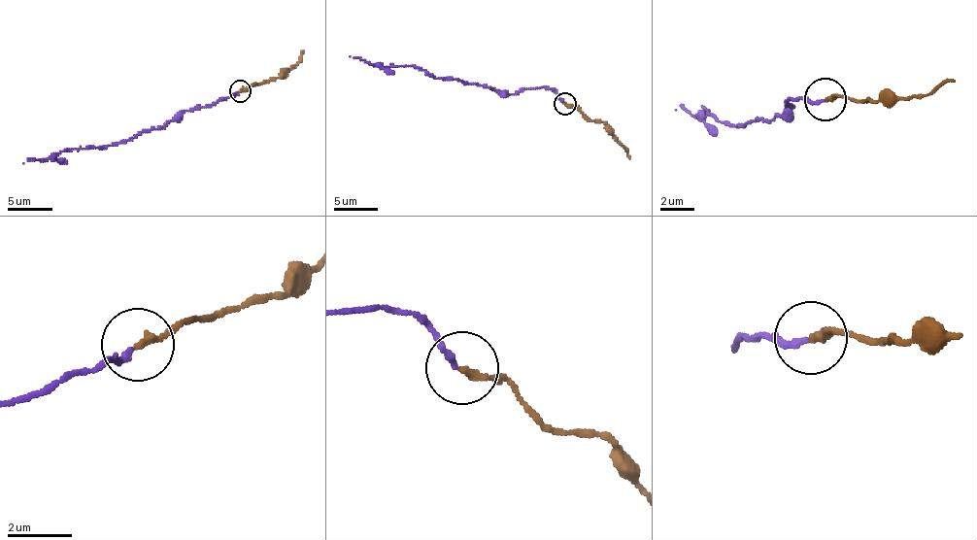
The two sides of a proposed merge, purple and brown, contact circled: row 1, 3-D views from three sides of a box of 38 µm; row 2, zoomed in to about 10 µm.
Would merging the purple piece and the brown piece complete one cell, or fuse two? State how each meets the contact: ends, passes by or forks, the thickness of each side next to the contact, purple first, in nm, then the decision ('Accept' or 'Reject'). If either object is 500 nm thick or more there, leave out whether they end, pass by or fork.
At the ring purple ends. At the ring brown ends. Thickness 170 nm (purple) against 220 nm. Accept

